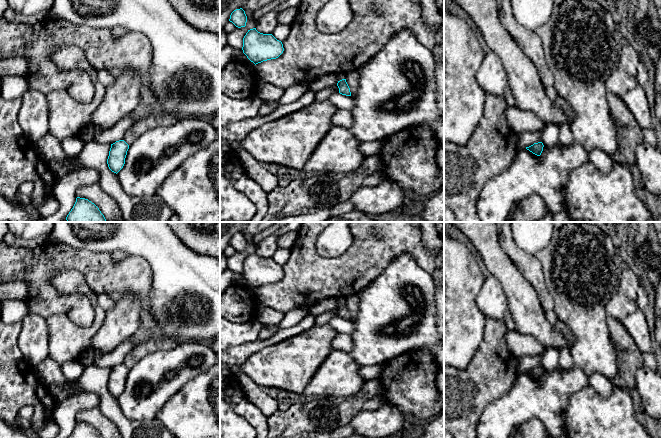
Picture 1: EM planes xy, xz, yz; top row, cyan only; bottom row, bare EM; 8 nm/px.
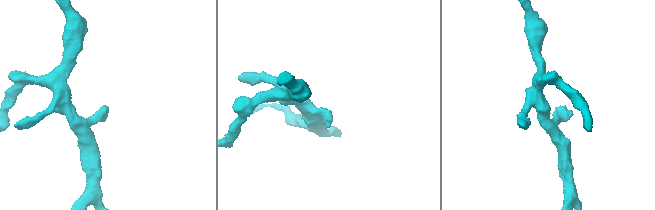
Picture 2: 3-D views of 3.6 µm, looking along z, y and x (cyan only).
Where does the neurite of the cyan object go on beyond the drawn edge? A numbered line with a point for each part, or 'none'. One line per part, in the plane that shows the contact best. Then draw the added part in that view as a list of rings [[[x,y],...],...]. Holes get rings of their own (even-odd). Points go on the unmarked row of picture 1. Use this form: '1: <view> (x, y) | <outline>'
none

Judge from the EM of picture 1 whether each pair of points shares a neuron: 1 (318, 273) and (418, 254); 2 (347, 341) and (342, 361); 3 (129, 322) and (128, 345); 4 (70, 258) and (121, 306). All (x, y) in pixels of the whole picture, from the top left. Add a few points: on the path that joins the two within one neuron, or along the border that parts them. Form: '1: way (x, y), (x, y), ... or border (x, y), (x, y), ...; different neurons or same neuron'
1: way (343, 273), (356, 269), (377, 248), (393, 248); same neuron
2: border (332, 349), (348, 352); different neurons
3: border (131, 337), (108, 352); different neurons
4: border (113, 301), (133, 293), (139, 306); different neurons

